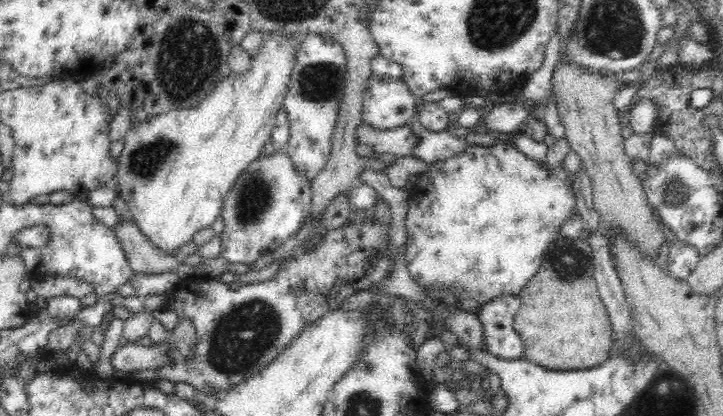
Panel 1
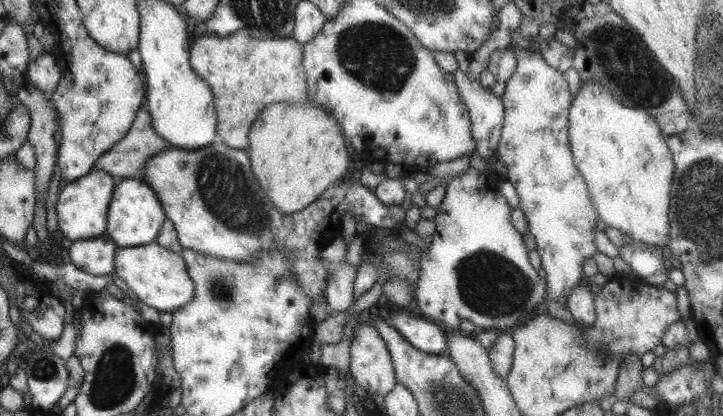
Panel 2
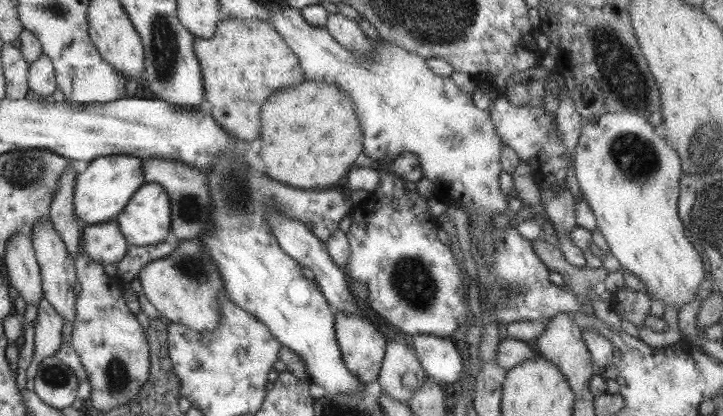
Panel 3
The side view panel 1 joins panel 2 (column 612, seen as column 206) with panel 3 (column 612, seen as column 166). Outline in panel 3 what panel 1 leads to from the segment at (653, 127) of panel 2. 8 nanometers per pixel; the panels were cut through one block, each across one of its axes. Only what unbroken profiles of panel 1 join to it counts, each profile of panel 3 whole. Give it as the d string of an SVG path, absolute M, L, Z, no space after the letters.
M625 111L609 112L596 119L584 120L581 134L577 140L577 146L573 148L572 157L574 177L583 195L583 200L585 200L585 203L589 206L591 213L595 217L596 228L605 239L609 252L615 257L615 260L618 260L626 275L637 277L641 283L645 284L647 289L645 292L647 292L650 298L652 297L651 300L657 298L657 300L663 302L664 307L670 304L673 308L676 308L677 312L682 304L693 299L694 294L703 295L697 288L699 282L704 278L703 274L705 274L703 271L703 256L696 251L687 238L687 234L683 232L683 225L681 220L679 220L676 210L678 180L682 173L680 158L677 152L671 148L671 145L665 142L665 139L655 134L654 127L649 124L648 120L645 120L642 114Z

